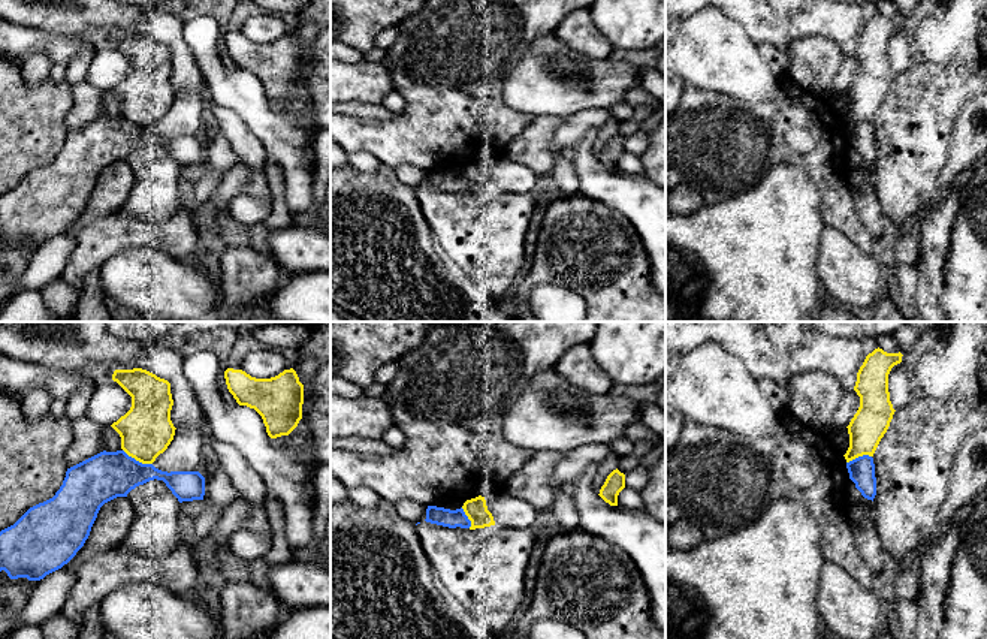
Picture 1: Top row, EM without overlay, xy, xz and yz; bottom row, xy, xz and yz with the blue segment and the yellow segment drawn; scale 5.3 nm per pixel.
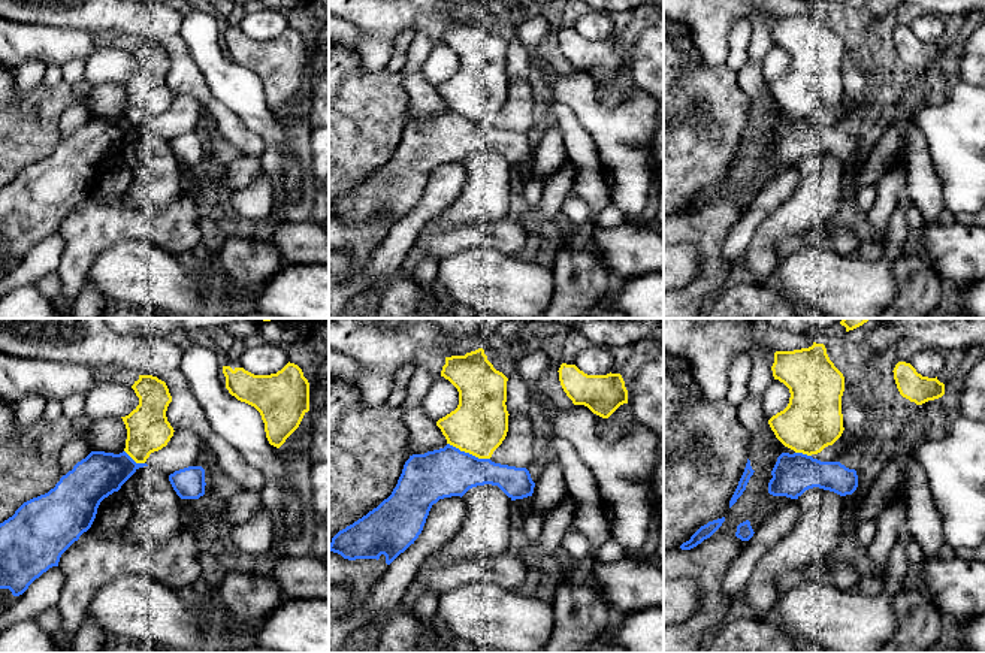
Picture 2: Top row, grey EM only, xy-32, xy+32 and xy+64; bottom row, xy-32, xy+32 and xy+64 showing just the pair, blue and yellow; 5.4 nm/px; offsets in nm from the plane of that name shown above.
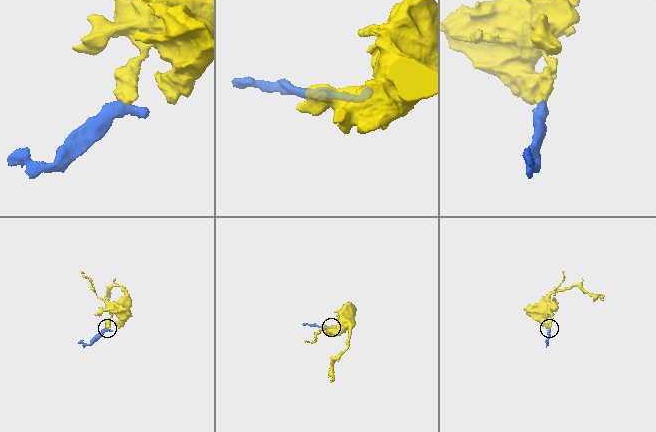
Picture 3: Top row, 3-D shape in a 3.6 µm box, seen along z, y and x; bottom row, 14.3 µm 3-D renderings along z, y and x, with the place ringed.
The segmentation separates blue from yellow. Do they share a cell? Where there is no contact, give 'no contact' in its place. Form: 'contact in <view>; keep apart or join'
contact in xy; keep apart

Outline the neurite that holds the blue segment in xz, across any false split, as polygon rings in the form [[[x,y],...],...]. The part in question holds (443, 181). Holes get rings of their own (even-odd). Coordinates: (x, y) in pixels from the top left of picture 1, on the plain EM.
[[[428,171],[426,174],[426,187],[449,192],[449,193],[470,193],[471,186],[465,180],[464,174],[444,174],[444,172],[437,172],[437,171]]]

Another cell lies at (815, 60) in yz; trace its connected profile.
[[[808,36],[787,46],[788,76],[803,90],[830,97],[836,76],[845,61],[842,46],[827,36]]]

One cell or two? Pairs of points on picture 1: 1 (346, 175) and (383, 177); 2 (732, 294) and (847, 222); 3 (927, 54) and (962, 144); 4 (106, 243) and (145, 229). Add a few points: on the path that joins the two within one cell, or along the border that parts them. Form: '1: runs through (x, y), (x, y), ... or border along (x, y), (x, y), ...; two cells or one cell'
1: runs through (355, 180), (374, 180); one cell
2: border along (817, 190), (821, 222), (824, 225); two cells
3: border along (951, 132), (950, 151), (944, 166); two cells
4: runs through (115, 235), (136, 232); one cell

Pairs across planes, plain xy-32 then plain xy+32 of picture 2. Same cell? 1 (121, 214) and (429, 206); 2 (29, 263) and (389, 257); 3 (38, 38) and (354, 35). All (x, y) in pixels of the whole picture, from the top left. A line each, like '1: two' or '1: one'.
1: two
2: one
3: one

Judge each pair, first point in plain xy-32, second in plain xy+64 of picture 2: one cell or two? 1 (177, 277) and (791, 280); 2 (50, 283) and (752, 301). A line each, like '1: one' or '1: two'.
1: one
2: one

